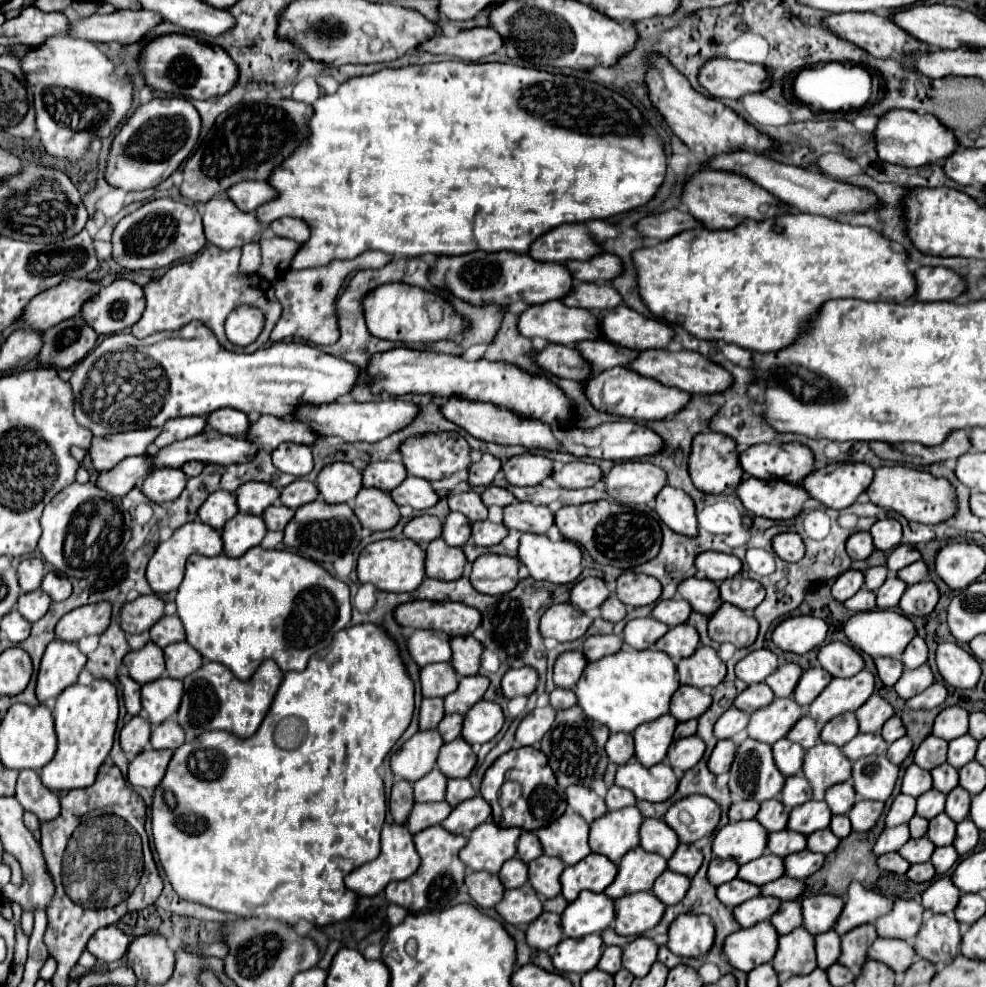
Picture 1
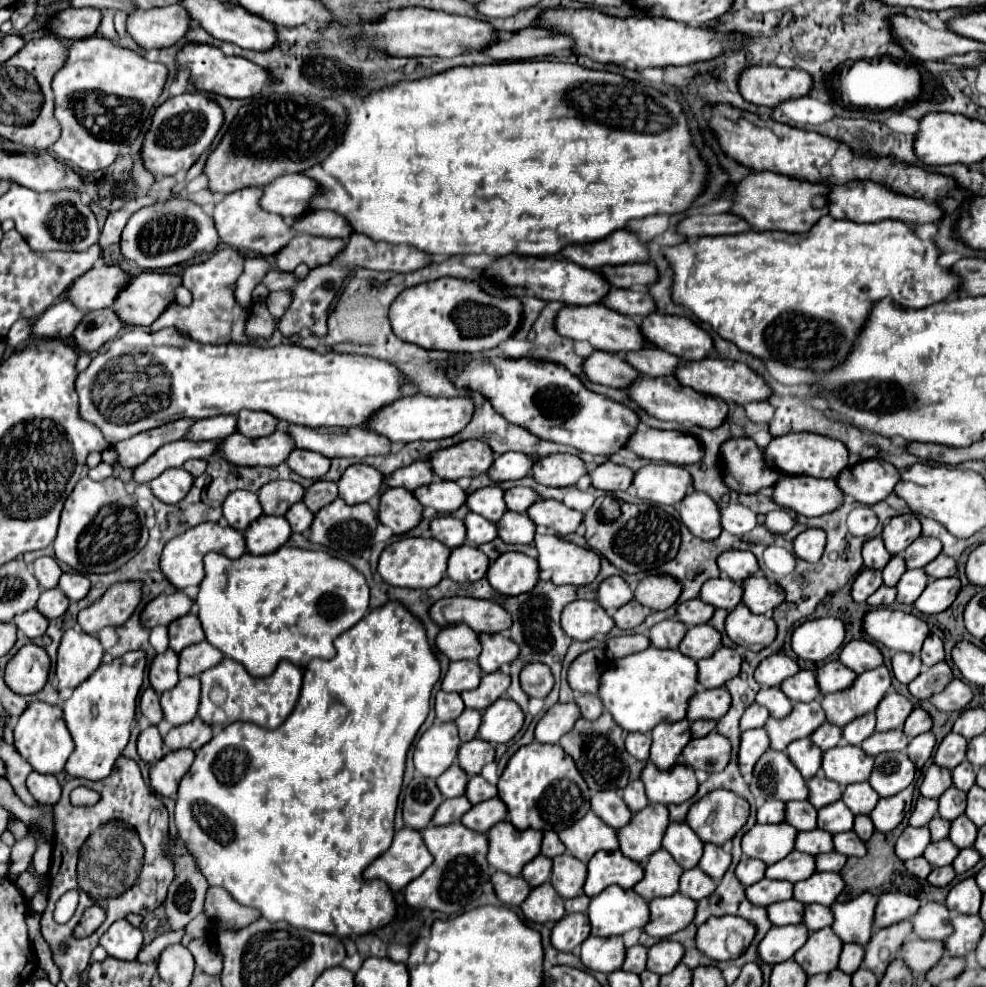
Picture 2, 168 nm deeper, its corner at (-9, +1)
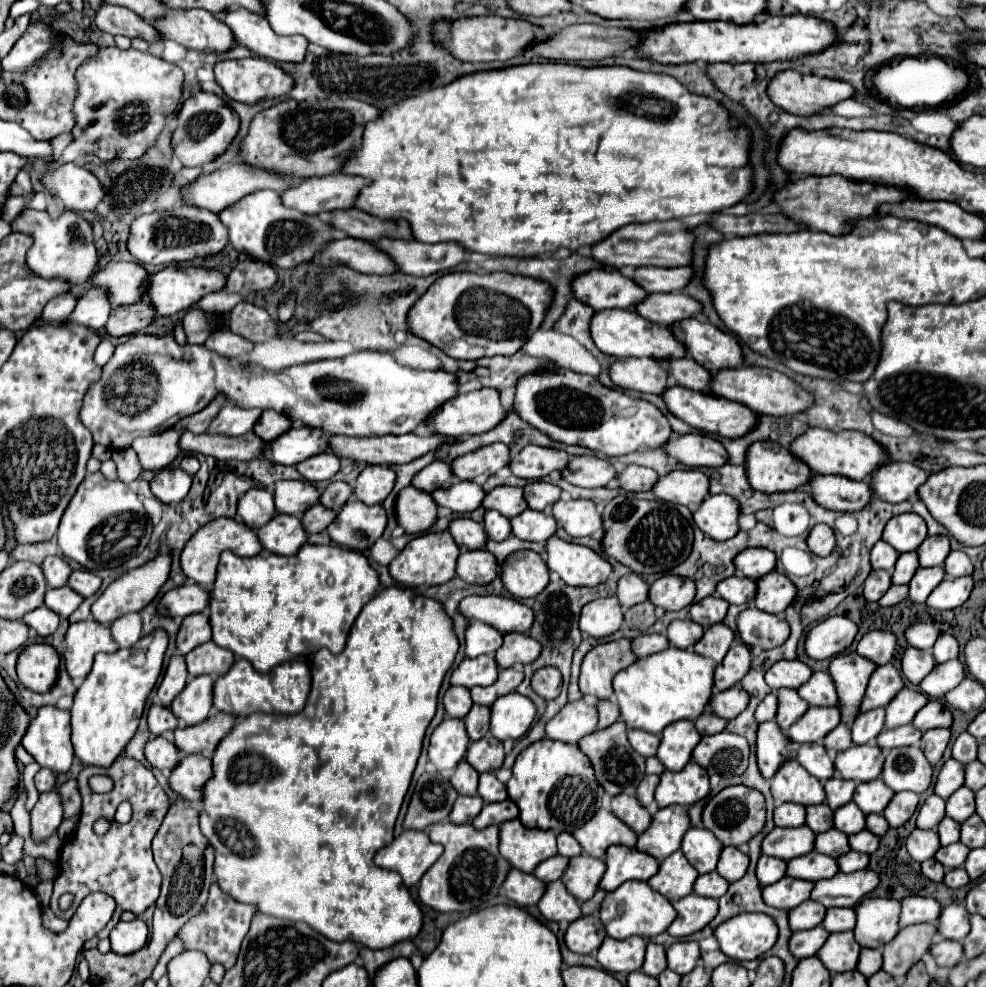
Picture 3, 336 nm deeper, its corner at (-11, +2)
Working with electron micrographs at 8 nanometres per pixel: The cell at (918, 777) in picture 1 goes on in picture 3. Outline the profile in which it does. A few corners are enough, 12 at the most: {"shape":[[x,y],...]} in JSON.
{"shape":[[949,758],[939,770],[935,794],[947,800],[963,786],[965,766]]}

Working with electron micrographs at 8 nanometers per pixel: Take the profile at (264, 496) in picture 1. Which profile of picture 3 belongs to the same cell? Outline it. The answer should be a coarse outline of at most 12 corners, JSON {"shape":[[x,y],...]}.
{"shape":[[307,480],[275,482],[275,508],[299,516],[319,502]]}

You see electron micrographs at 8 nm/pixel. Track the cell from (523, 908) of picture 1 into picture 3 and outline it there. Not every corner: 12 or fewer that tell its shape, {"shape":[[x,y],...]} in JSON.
{"shape":[[561,880],[547,884],[537,908],[547,920],[573,922],[579,902]]}

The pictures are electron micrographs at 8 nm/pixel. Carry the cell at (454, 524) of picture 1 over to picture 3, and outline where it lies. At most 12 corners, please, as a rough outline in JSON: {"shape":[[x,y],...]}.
{"shape":[[495,510],[483,516],[489,540],[505,540],[511,534],[509,520]]}

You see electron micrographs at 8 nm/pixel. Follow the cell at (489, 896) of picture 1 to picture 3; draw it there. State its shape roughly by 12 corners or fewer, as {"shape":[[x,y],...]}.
{"shape":[[513,868],[503,882],[511,902],[525,908],[539,902],[545,884]]}

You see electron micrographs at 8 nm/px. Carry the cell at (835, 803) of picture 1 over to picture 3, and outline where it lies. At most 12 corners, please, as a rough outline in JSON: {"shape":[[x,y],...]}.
{"shape":[[883,780],[863,782],[853,802],[863,814],[881,814],[889,804],[891,788]]}

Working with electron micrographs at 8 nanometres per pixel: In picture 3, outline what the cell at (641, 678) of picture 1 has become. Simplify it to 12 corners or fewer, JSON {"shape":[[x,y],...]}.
{"shape":[[673,646],[613,678],[629,728],[697,720],[709,658]]}

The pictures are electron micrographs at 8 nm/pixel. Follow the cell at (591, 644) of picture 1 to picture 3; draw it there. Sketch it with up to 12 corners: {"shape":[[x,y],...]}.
{"shape":[[645,634],[631,640],[637,658],[645,658],[665,648],[663,634]]}

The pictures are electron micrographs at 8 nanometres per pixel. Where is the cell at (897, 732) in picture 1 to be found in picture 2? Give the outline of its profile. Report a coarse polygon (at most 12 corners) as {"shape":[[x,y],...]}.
{"shape":[[917,707],[907,717],[903,731],[917,737],[933,727],[931,715]]}

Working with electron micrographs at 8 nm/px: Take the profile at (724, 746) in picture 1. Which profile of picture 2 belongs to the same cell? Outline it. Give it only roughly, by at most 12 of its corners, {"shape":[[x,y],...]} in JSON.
{"shape":[[765,727],[743,731],[739,769],[749,779],[769,749]]}

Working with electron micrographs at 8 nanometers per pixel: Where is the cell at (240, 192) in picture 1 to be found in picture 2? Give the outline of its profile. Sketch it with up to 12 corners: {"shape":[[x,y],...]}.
{"shape":[[303,173],[265,185],[259,203],[269,213],[295,219],[321,193]]}

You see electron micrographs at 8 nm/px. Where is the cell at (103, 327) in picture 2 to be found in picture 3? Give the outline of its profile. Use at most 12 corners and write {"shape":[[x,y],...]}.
{"shape":[[143,302],[111,310],[105,334],[129,336],[147,328],[155,312]]}

